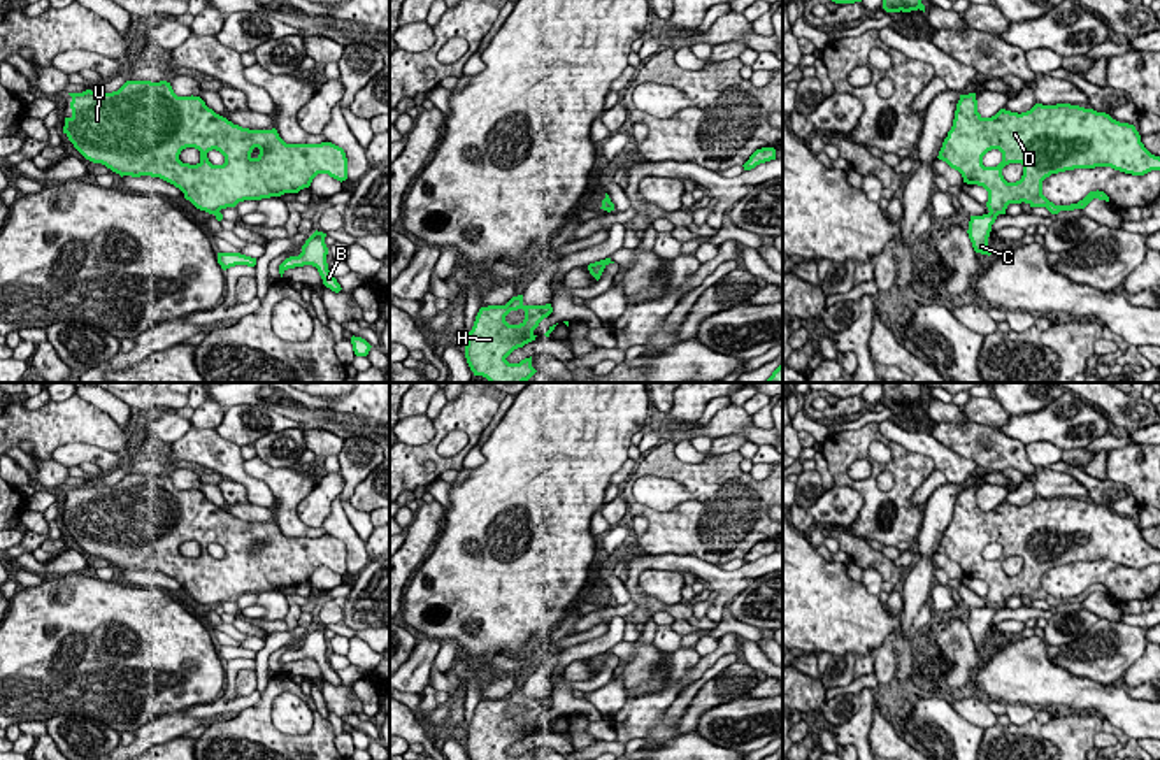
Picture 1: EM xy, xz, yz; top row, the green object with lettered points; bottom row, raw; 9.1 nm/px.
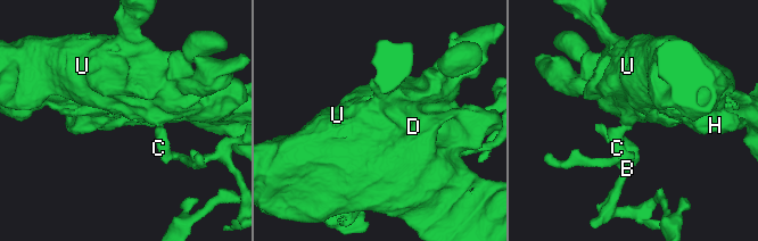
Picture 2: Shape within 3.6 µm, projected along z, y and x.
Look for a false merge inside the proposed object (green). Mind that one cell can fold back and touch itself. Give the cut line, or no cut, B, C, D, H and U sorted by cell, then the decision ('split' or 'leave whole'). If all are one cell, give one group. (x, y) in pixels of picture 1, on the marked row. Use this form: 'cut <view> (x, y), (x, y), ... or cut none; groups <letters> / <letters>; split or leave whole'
cut yz (990, 211), (997, 215); groups B C / D H U; split

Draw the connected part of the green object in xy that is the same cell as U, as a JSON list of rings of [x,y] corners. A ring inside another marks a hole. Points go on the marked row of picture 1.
[[[126,81],[112,93],[97,88],[68,95],[72,116],[65,118],[63,133],[86,160],[102,163],[121,177],[160,177],[209,214],[244,200],[298,193],[309,188],[318,174],[328,174],[340,183],[347,179],[347,158],[342,147],[332,142],[286,144],[276,128],[242,128],[216,114],[200,97],[177,97],[167,81]],[[186,147],[200,151],[197,165],[179,160]],[[212,149],[225,156],[223,165],[209,161],[207,153]]]

